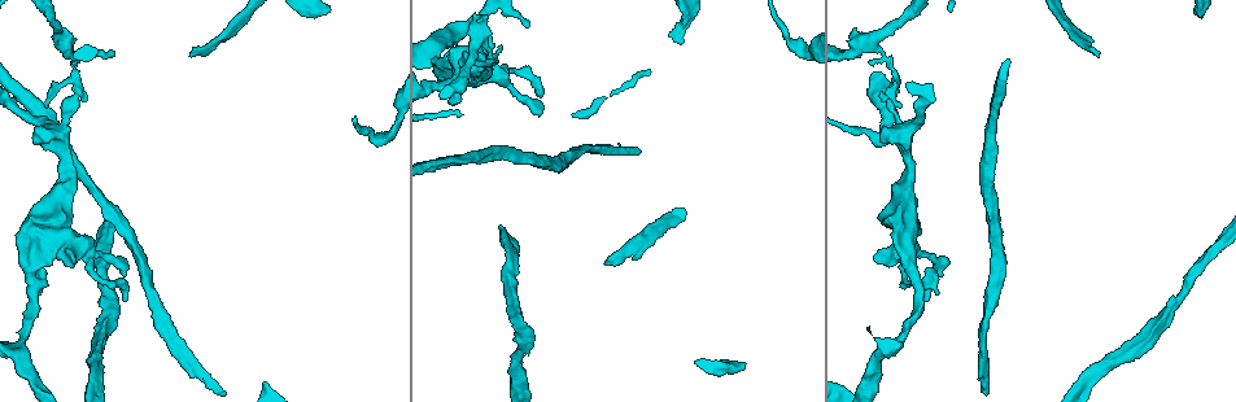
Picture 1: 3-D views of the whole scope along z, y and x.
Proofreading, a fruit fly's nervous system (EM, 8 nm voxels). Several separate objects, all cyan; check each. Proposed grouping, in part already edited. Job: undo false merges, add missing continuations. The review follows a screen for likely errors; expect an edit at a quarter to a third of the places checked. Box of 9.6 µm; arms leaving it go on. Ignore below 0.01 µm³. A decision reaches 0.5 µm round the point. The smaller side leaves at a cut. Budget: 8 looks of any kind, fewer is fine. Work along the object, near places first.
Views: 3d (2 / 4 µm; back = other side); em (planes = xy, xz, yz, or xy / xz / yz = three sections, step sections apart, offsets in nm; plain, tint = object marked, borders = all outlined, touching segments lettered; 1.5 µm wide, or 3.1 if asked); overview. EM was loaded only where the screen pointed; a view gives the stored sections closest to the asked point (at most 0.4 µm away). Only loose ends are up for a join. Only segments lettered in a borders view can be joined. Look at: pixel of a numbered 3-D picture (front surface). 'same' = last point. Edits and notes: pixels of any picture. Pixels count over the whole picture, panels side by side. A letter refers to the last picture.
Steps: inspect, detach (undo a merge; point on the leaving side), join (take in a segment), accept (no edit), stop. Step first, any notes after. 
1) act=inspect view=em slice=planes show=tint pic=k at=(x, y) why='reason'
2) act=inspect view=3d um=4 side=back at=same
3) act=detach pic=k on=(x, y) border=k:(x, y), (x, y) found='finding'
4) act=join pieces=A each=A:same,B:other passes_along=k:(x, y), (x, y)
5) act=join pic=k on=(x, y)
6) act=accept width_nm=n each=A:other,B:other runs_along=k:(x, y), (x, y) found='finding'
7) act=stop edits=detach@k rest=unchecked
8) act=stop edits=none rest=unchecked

act=inspect view=3d um=4 pic=1 at=(52, 262) why='free end'

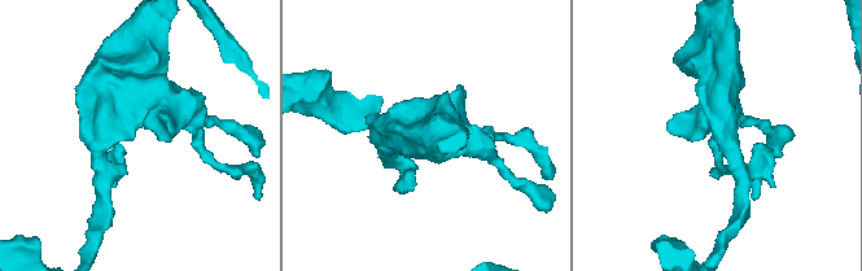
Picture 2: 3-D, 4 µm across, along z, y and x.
act=inspect view=em slice=xz step=4 show=borders pic=2 at=(133, 135) why='need the tissue'

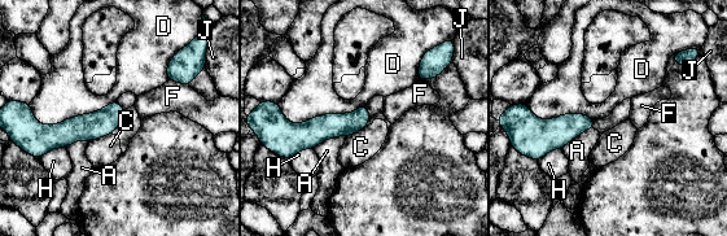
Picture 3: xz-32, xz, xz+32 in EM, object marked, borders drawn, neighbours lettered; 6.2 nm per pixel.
act=accept longest_contact=D:550nm each=A:other,C:other,D:other,F:other,H:other,J:other border=3:(117, 100), (55, 125), (29, 105) found='none of them fits'

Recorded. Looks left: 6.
act=inspect view=3d um=4 pic=1 at=(861, 131) why='thick turns thin'

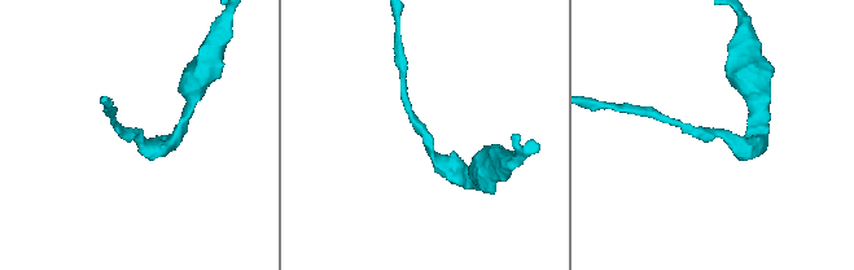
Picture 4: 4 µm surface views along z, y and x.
act=inspect view=em slice=yz step=4 show=borders pic=4 at=(133, 131) why='now the EM'

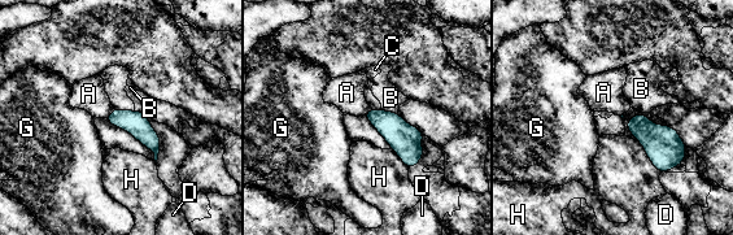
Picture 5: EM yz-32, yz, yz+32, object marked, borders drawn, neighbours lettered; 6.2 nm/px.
act=accept longest_contact=H:400nm each=A:other,B:other,C:other,D:other,G:other,H:other border=5:(114, 108), (134, 112) found='one neuron here'

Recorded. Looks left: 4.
act=inspect view=em slice=xz step=8 show=borders pic=1 at=(1099, 56) why='long arm stops here'

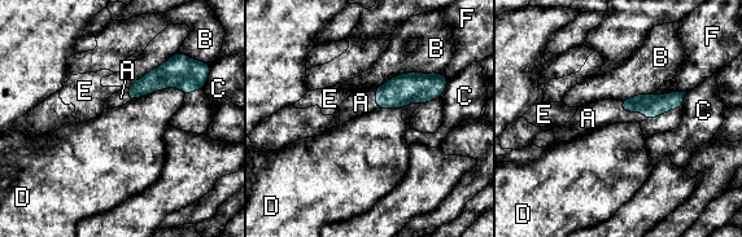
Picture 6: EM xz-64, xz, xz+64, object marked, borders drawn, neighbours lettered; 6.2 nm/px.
act=inspect view=em slice=planes show=borders at=same why='another direction'

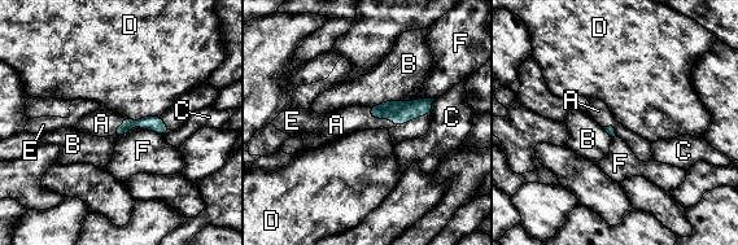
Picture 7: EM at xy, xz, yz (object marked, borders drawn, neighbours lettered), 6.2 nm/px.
act=join pieces=A each=A:same,B:other,C:other,D:other,E:other,F:other passes_along=7:(400, 112), (380, 117), (350, 119) found='it goes on there'

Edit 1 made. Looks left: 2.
act=stop edits=join@7 rest=unchecked

